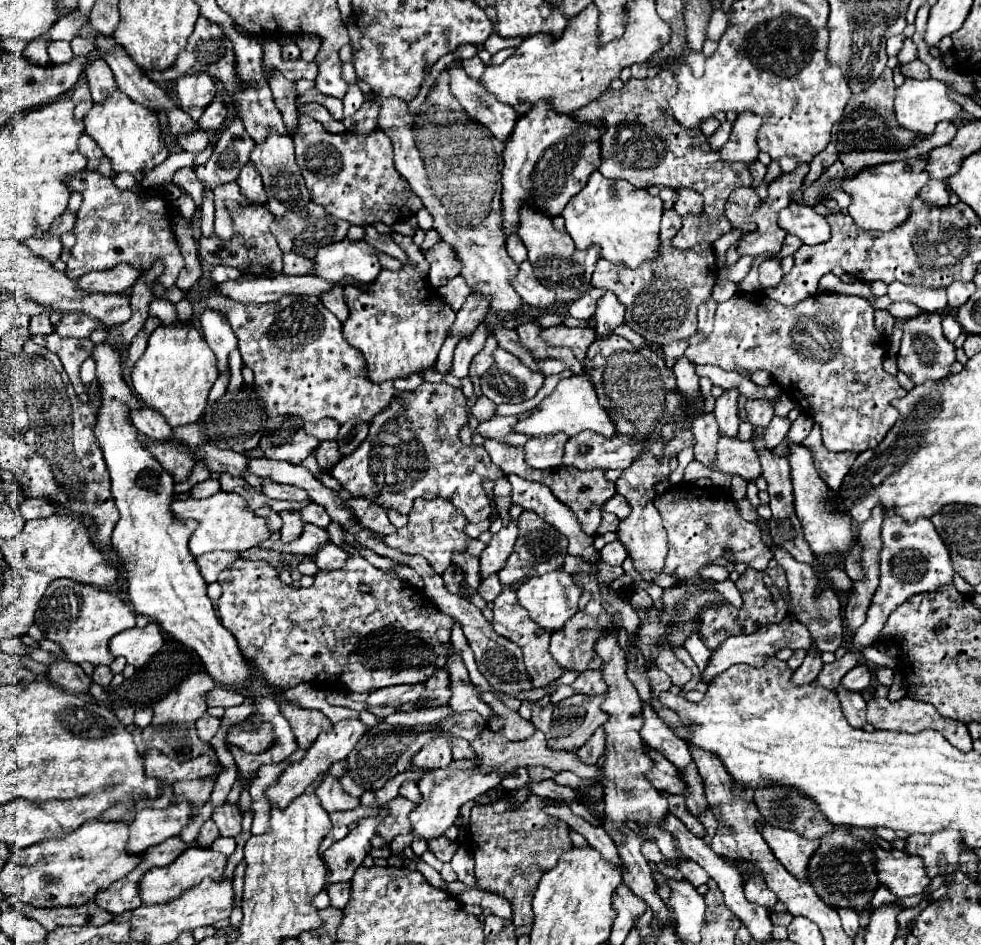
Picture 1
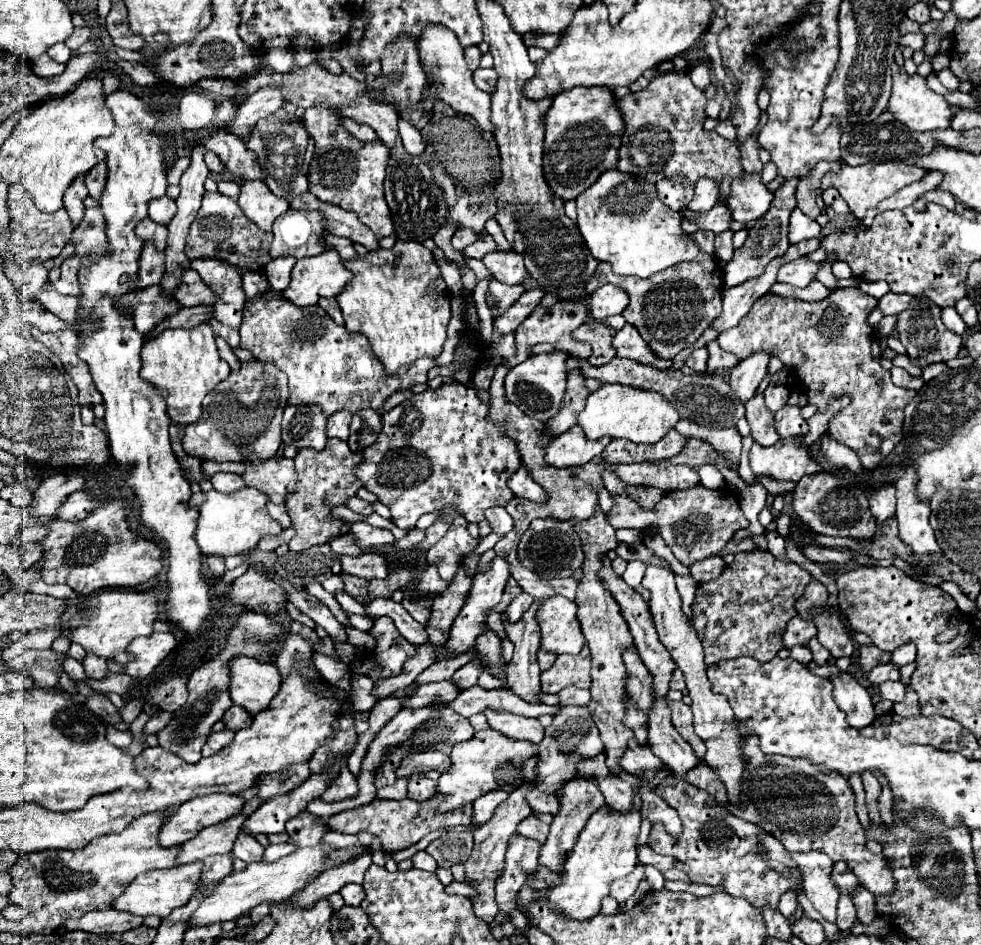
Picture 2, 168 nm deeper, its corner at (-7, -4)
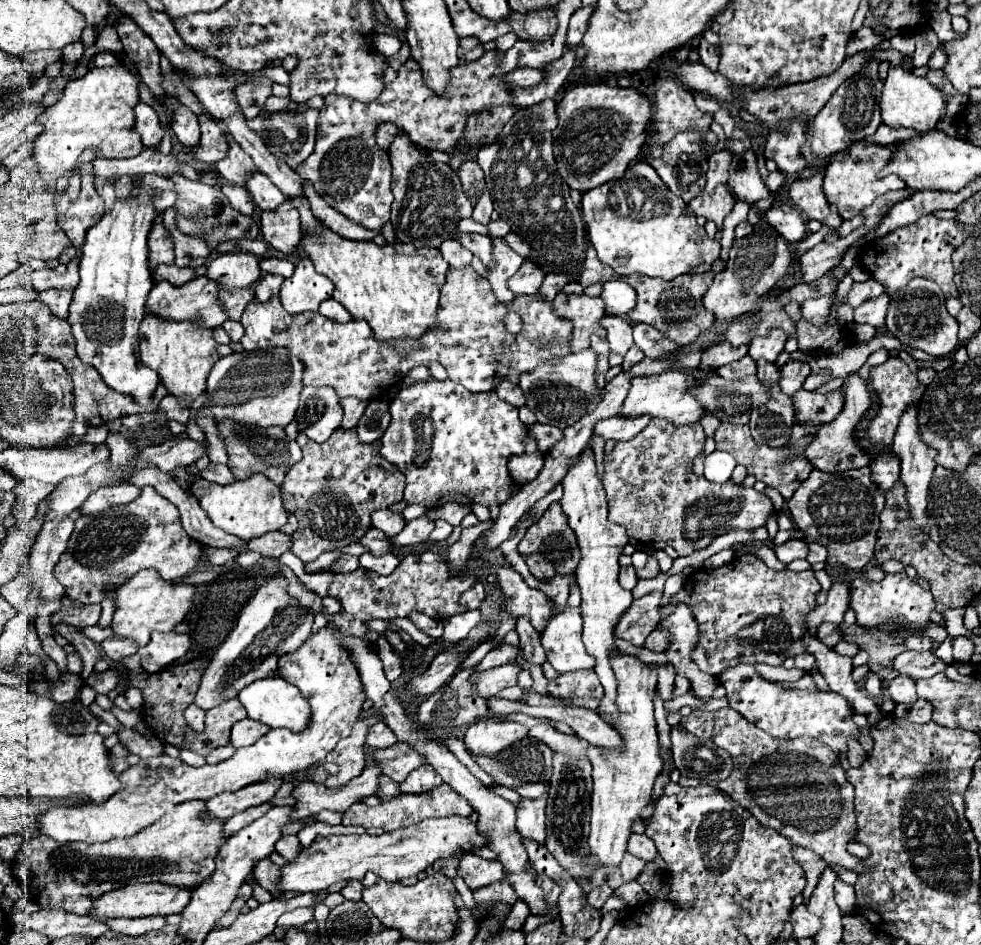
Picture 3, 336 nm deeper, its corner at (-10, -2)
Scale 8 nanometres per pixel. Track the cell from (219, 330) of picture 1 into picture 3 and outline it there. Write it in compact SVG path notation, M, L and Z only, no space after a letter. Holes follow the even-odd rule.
M244 251L218 255L208 263L206 277L210 277L220 291L250 289L260 277L258 259Z

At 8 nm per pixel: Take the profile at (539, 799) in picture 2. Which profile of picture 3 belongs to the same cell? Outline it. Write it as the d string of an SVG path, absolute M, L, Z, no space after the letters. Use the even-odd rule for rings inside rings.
M522 739L520 743L512 745L510 749L506 749L502 755L498 755L496 759L488 759L488 757L478 757L474 759L488 775L494 777L494 781L502 787L514 789L520 797L524 799L538 799L548 791L548 779L552 775L552 751L548 749L548 745L534 741L534 739Z

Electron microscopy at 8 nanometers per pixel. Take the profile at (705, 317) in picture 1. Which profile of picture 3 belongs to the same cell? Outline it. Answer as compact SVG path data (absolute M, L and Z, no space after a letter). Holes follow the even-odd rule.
M742 357L738 361L732 361L728 365L722 365L716 369L716 373L724 379L736 379L736 377L746 377L756 373L756 363L750 357Z

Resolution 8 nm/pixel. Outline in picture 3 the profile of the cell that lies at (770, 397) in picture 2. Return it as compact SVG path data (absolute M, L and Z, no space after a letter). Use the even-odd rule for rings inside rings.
M788 361L782 369L780 369L780 391L788 397L792 397L804 383L804 379L810 375L810 367L802 361Z

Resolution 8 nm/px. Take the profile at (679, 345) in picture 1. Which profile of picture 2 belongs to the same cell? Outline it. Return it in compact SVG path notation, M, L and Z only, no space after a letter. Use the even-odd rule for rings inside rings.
M707 347L695 349L695 351L691 353L691 357L685 361L685 365L691 367L693 371L697 371L697 373L705 373L705 369L707 369L707 357L709 357Z

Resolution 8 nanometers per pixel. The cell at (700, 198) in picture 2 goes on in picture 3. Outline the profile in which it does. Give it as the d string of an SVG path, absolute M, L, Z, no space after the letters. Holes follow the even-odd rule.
M716 151L708 159L708 173L706 173L706 185L704 185L706 193L714 193L714 189L718 185L724 185L728 181L730 157L732 157L732 153L728 153L728 151Z

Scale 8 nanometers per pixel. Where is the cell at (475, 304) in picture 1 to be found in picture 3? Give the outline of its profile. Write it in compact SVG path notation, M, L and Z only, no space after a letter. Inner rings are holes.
M524 261L522 267L508 279L508 289L514 295L534 295L544 281L544 273L532 261Z

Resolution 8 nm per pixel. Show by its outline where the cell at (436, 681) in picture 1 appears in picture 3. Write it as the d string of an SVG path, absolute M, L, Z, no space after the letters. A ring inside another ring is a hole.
M500 645L498 649L492 649L480 663L478 663L478 667L474 669L474 671L486 671L486 669L490 669L490 667L498 667L498 665L506 665L506 663L514 663L514 659L516 659L516 655L520 653L520 649L518 647L514 647L514 645Z

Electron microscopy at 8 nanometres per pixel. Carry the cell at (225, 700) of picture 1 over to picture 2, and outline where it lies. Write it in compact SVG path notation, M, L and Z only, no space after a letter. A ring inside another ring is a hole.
M233 705L221 721L225 723L227 729L231 729L231 731L237 731L237 729L239 729L239 731L241 731L241 729L247 729L247 727L253 723L253 717L251 717L243 707L239 709L239 707Z

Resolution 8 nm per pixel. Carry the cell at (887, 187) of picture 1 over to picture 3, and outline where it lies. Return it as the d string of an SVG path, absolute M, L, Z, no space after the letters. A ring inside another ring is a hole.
M856 143L852 145L852 151L846 159L834 161L826 167L826 177L824 177L824 195L828 203L834 203L840 211L842 219L852 219L856 213L872 205L878 197L890 191L900 191L906 189L906 183L896 177L896 175L886 175L880 177L880 171L892 161L892 149L890 147L880 147L880 145L862 145Z

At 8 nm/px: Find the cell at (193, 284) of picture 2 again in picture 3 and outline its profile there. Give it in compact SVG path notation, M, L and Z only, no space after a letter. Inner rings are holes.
M158 265L158 267L152 271L152 277L154 277L154 281L166 279L166 281L170 281L174 287L182 287L184 283L196 279L198 275L196 275L196 271L190 269L190 267L180 269L180 267L176 267L176 265Z

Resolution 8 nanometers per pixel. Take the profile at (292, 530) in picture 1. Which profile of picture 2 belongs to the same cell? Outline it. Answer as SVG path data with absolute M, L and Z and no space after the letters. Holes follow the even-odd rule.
M327 439L327 445L323 451L299 449L293 461L297 471L297 485L295 485L295 493L291 493L289 499L285 499L285 507L293 521L293 529L297 533L289 541L289 549L305 551L313 545L323 545L335 537L347 535L351 529L351 523L343 519L333 519L331 511L337 505L345 505L347 499L353 497L363 487L363 483L355 477L355 467L363 461L361 451L351 451L347 441Z

